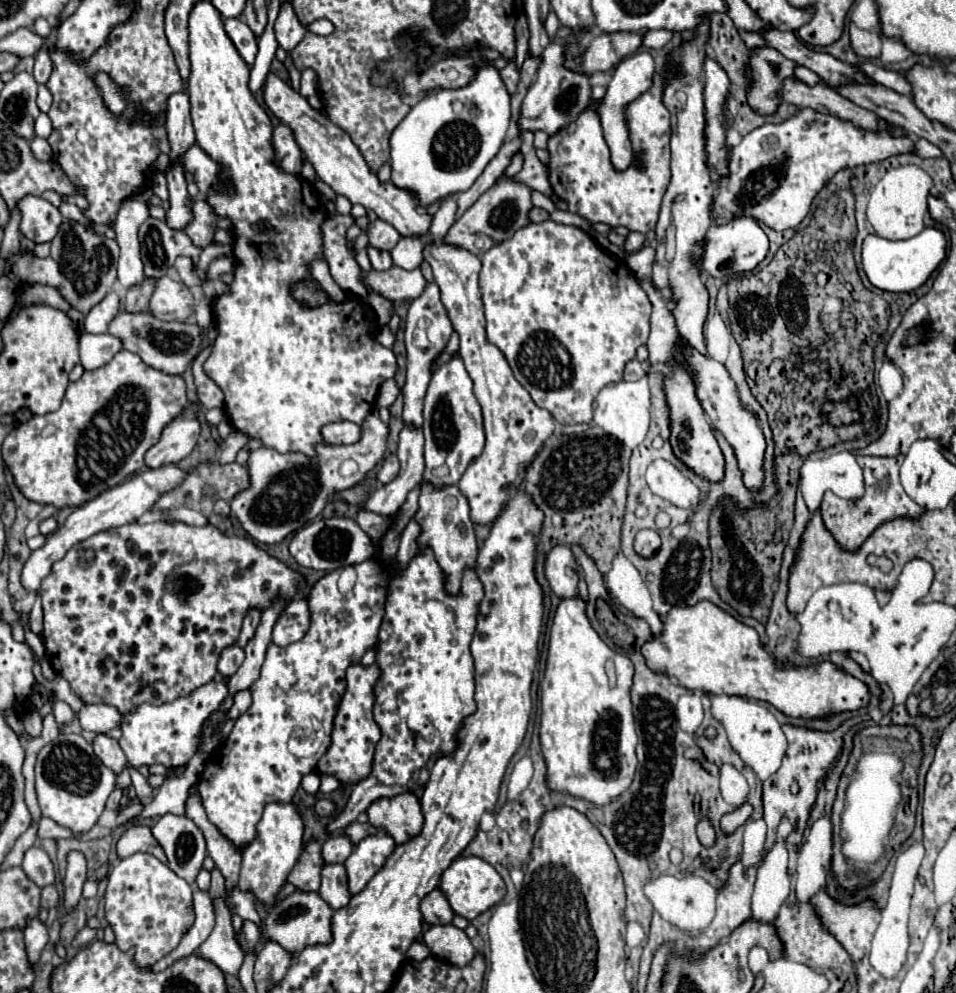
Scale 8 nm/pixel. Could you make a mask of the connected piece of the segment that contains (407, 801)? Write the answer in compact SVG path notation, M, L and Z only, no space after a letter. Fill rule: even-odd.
M403 793L391 799L379 799L369 809L369 823L385 829L397 845L407 843L411 837L421 833L423 813L413 793Z

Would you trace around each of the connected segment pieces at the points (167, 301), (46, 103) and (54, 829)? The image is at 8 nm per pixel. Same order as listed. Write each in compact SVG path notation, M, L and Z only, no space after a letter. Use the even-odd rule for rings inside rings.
M163 277L149 299L149 311L161 321L185 321L193 309L193 293L177 281Z
M39 85L37 105L39 105L39 109L41 109L43 113L47 113L47 111L49 111L49 107L51 107L51 93L49 93L49 89L47 89L45 85Z
M46 817L40 819L37 835L41 839L68 839L73 837L71 830L57 825L53 820Z

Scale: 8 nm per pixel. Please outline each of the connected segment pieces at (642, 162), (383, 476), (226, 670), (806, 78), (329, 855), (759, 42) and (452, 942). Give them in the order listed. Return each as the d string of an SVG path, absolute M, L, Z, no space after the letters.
M669 69L655 75L653 85L639 99L627 107L627 125L631 133L633 151L641 153L641 159L633 159L627 171L615 171L609 161L609 147L603 139L601 121L597 115L597 103L579 115L575 123L569 123L549 139L547 151L551 153L549 181L559 199L563 199L571 213L577 213L591 223L607 223L611 227L623 225L629 231L647 233L655 229L663 193L667 189L669 171L669 119L663 107L663 79Z
M391 453L389 457L385 457L383 467L381 467L379 473L377 473L377 481L379 481L381 485L391 483L391 481L397 477L397 473L399 473L399 459L397 459L395 453Z
M237 645L235 647L227 647L227 651L223 651L221 659L219 659L219 673L223 677L231 677L235 675L235 671L239 669L239 665L243 663L245 659L245 653L243 649L239 649Z
M801 65L795 68L795 76L809 86L816 85L820 80L814 72Z
M337 835L331 837L323 843L323 859L325 863L345 863L347 857L351 855L351 841L347 839L347 835Z
M739 30L739 34L741 35L741 38L743 39L747 47L749 47L750 49L768 46L767 42L760 34L749 33L743 30Z
M433 925L423 935L425 945L431 949L431 953L451 965L463 967L475 957L475 949L465 935L463 929L457 929L455 925Z

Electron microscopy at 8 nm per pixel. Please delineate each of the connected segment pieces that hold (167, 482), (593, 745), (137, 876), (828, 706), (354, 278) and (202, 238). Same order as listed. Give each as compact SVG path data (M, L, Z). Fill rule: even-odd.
M169 463L169 465L163 465L159 469L147 469L131 479L127 479L125 483L119 483L111 489L107 489L103 495L87 501L83 507L77 507L65 521L63 527L59 527L57 531L53 531L51 535L47 535L47 543L33 551L29 561L25 563L23 567L23 577L21 577L21 583L27 591L31 593L39 593L39 583L49 575L51 571L51 565L55 561L59 561L73 545L77 545L79 541L99 533L99 531L107 531L107 529L113 529L113 527L121 527L125 523L133 523L135 519L139 519L143 513L151 511L151 507L157 503L157 499L163 495L163 493L169 493L171 489L179 487L187 477L187 471L181 469L177 463Z
M563 599L557 607L551 639L549 639L549 657L545 677L541 681L541 753L547 765L547 787L557 793L569 793L577 799L583 799L591 805L605 807L615 801L623 791L629 789L637 769L637 733L635 721L631 711L631 677L633 677L633 663L627 655L615 653L609 649L597 631L591 627L585 615L583 599ZM605 663L615 663L615 679L613 685L605 671Z
M135 853L121 859L107 875L105 919L115 933L119 951L135 951L133 963L151 967L171 953L195 921L193 887L177 877L165 863L147 853Z
M711 601L671 609L671 613L663 617L663 635L645 643L641 653L651 669L679 679L679 683L691 691L767 701L783 715L795 719L821 719L835 713L857 711L871 701L869 687L831 661L809 667L791 663L779 667L753 627L743 625Z
M333 215L321 225L321 239L323 247L321 253L327 259L331 267L331 277L335 283L353 299L365 301L367 289L359 283L359 271L361 267L353 259L353 255L347 249L345 241L345 229L353 225L351 215Z
M191 199L191 213L193 221L183 231L199 247L207 247L213 241L215 231L219 229L227 233L233 231L233 223L225 217L219 217L205 199Z

